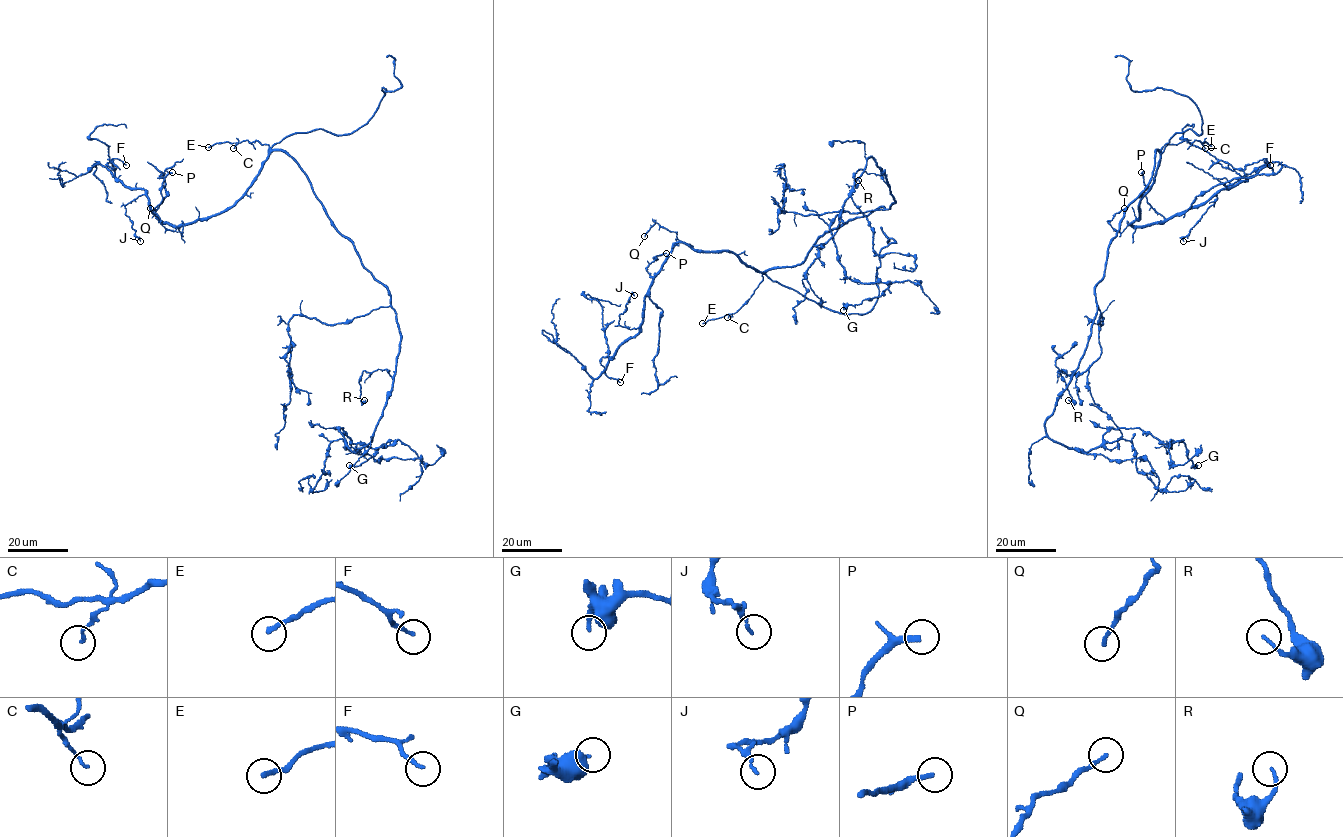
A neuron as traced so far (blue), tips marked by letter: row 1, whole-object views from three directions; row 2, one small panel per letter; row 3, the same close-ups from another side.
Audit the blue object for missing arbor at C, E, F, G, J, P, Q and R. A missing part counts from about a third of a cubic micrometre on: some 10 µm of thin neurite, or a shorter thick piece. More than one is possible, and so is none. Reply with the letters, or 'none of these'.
Q

